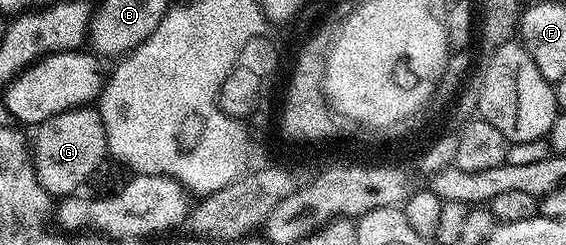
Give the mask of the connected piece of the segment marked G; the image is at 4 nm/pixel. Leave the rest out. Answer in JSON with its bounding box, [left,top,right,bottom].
[30,105,108,197]

